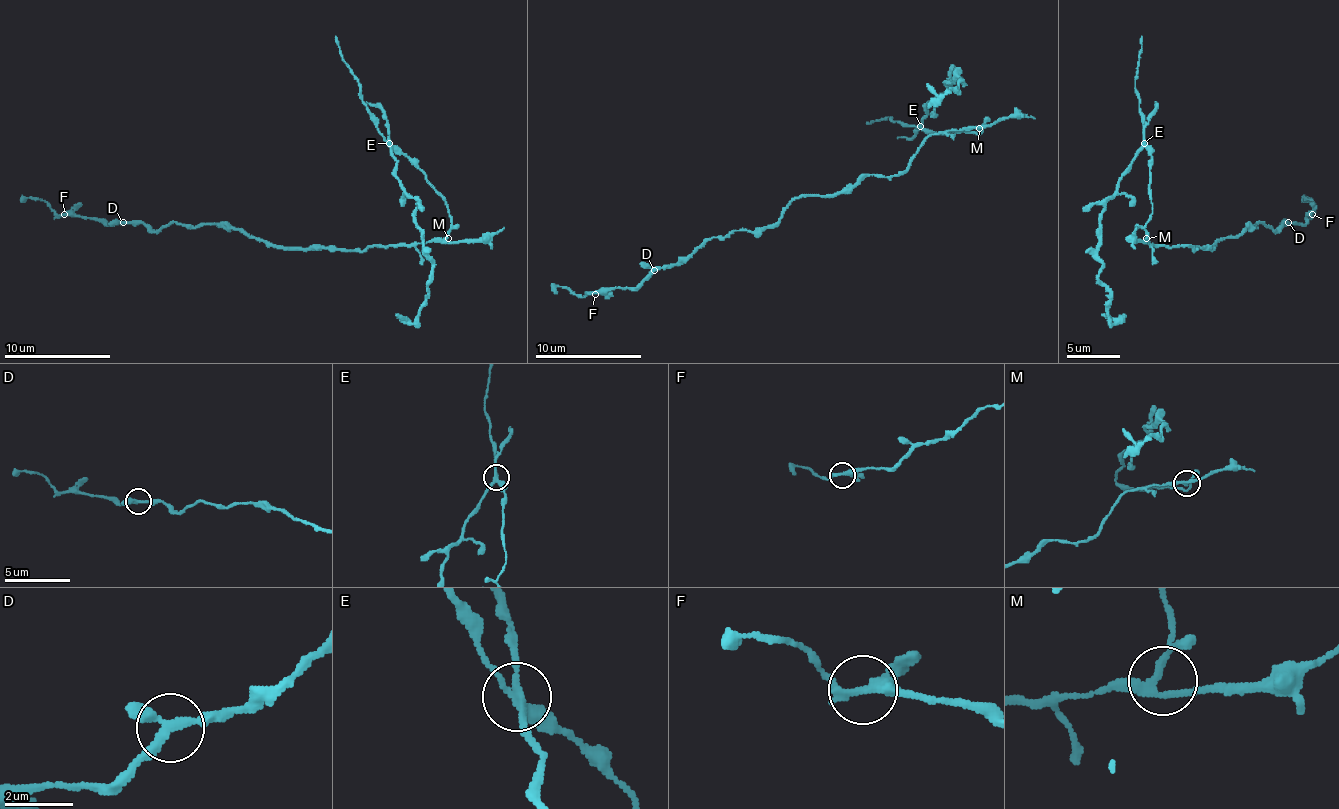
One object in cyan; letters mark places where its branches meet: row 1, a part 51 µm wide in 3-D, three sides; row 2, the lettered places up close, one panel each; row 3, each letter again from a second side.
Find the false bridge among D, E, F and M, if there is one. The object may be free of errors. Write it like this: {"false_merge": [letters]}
{"false_merge": ["E"]}

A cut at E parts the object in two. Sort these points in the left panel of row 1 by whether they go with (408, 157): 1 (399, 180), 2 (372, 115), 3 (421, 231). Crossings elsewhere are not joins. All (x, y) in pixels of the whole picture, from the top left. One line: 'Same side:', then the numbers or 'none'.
Same side: 2

